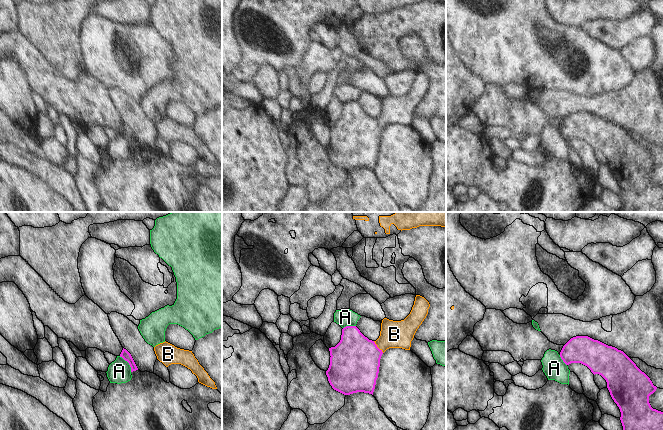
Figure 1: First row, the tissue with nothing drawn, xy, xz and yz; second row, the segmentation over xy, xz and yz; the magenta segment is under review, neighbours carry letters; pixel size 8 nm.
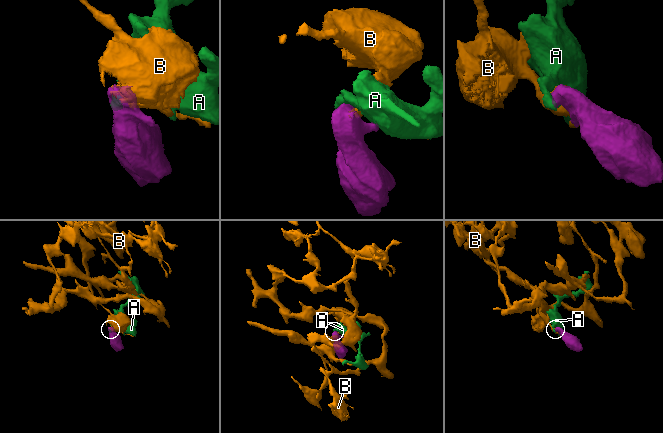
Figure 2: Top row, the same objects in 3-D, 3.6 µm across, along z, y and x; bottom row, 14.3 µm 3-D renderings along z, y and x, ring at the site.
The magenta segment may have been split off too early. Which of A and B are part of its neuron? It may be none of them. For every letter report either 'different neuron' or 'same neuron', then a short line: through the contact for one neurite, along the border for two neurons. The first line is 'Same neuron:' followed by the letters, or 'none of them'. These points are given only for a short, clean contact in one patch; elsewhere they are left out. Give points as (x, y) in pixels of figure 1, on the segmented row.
Same neuron: B
A: different neuron; line xy (119, 356), (128, 363), (131, 371)
B: same neuron; line xz (354, 365), (365, 354), (377, 347), (394, 334)

